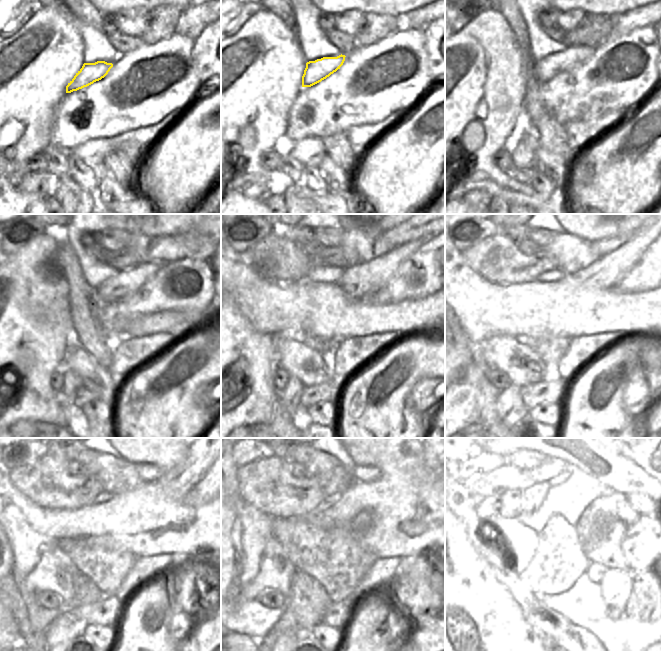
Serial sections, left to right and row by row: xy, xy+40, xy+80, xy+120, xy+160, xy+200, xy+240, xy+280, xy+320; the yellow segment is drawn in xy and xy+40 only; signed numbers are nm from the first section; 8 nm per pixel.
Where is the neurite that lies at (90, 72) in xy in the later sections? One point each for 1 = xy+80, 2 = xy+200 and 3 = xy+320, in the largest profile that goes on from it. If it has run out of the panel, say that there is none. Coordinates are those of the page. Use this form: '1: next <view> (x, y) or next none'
1: next xy+80 (547, 68)
2: next xy+200 (608, 270)
3: next xy+320 (648, 461)

